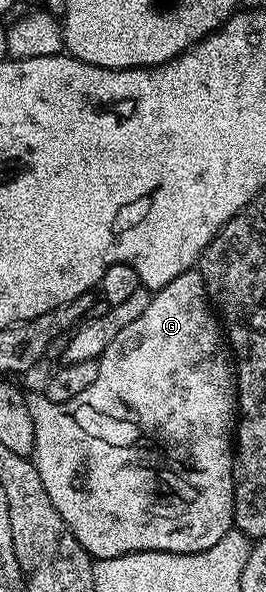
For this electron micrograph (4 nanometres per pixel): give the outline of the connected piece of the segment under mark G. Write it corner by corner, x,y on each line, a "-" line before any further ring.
191,268
180,276
176,276
176,280
172,280
172,284
157,287
157,289
153,291
148,308
144,308
144,312
140,316
136,316
136,320
132,320
132,324
128,324
128,328
124,328
124,332
120,332
116,335
116,340
112,340
112,344
108,344
108,348
104,348
104,352
101,358
97,359
97,363
98,375
96,376
96,380
90,387
84,388
84,392
80,392
80,396
72,396
72,400
68,400
67,402
53,402
52,400
48,400
45,393
42,392
38,392
38,394
30,392
26,395
28,413
32,416
32,424
36,432
32,461
34,467
40,472
40,480
44,480
44,492
48,492
48,500
52,500
52,508
56,508
56,512
60,512
60,520
64,520
64,524
72,532
72,536
90,553
91,559
94,560
100,558
119,558
125,554
136,554
140,550
159,550
160,552
168,552
169,554
195,554
196,552
204,552
208,548
212,548
212,544
218,543
234,525
236,370
232,365
231,355
228,353
228,343
220,325
220,319
217,313
212,309
210,299
206,296
206,289
204,288
204,280
202,279
201,272
197,268

